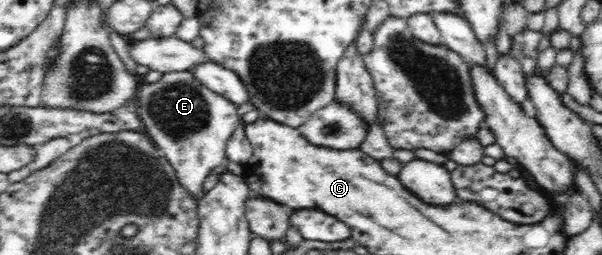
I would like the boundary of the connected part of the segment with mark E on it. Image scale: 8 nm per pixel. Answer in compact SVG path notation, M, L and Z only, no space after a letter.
M191 70L164 72L154 83L140 85L138 89L138 114L146 134L162 150L164 158L176 172L178 183L192 199L204 196L204 180L214 168L226 159L226 144L235 135L239 114L250 109L249 105L237 105L220 94L202 86Z

